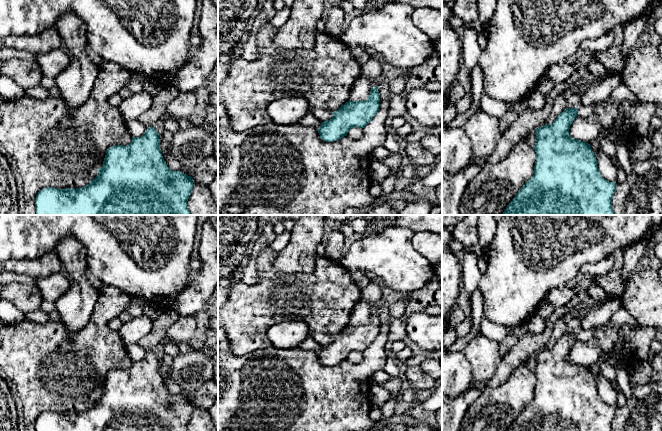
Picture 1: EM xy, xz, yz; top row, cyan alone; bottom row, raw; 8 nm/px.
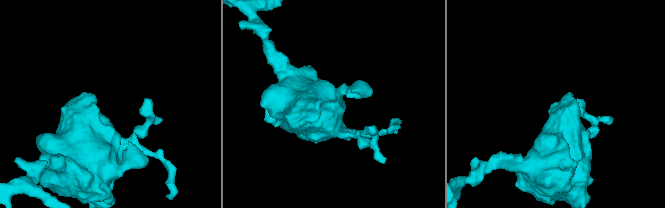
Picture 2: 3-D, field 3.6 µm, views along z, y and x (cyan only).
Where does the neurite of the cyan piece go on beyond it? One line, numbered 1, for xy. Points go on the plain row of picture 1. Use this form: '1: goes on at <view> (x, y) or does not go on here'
1: does not go on here

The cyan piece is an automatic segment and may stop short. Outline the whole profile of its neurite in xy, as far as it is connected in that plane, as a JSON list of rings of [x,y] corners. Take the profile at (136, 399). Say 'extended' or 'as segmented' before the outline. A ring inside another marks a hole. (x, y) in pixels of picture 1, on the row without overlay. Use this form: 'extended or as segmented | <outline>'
as segmented | [[[148,351],[141,361],[133,361],[129,369],[107,373],[103,390],[85,411],[74,413],[41,413],[35,431],[187,431],[193,413],[191,400],[172,395],[160,374],[159,359]]]

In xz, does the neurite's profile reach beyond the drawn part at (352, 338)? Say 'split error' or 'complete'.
complete

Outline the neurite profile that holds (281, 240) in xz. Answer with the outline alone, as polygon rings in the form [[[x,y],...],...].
[[[285,230],[282,234],[276,235],[270,247],[275,251],[281,251],[289,242],[291,237],[291,232]]]

